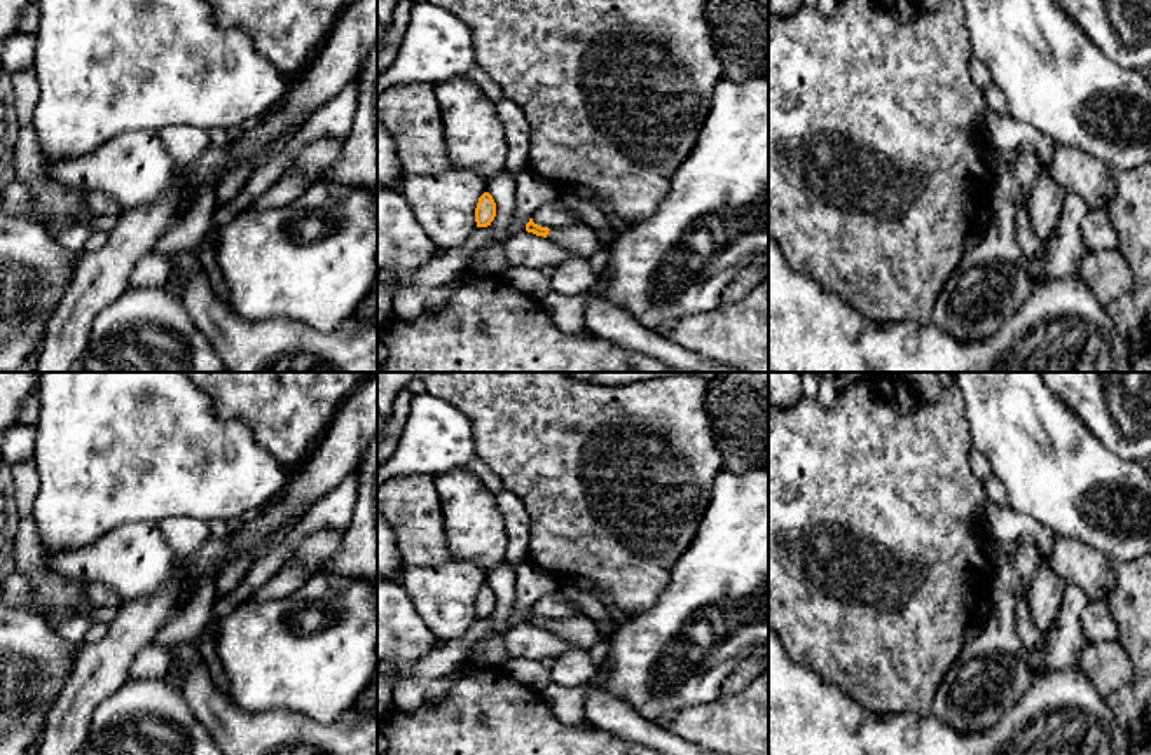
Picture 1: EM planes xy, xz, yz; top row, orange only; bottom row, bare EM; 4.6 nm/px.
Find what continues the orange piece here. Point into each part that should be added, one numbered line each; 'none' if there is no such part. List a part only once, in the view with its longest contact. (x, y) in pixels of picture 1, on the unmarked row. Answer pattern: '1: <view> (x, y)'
1: xz (578, 630)

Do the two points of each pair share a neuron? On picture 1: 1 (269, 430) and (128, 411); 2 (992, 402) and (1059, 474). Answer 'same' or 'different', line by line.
1: different
2: same

